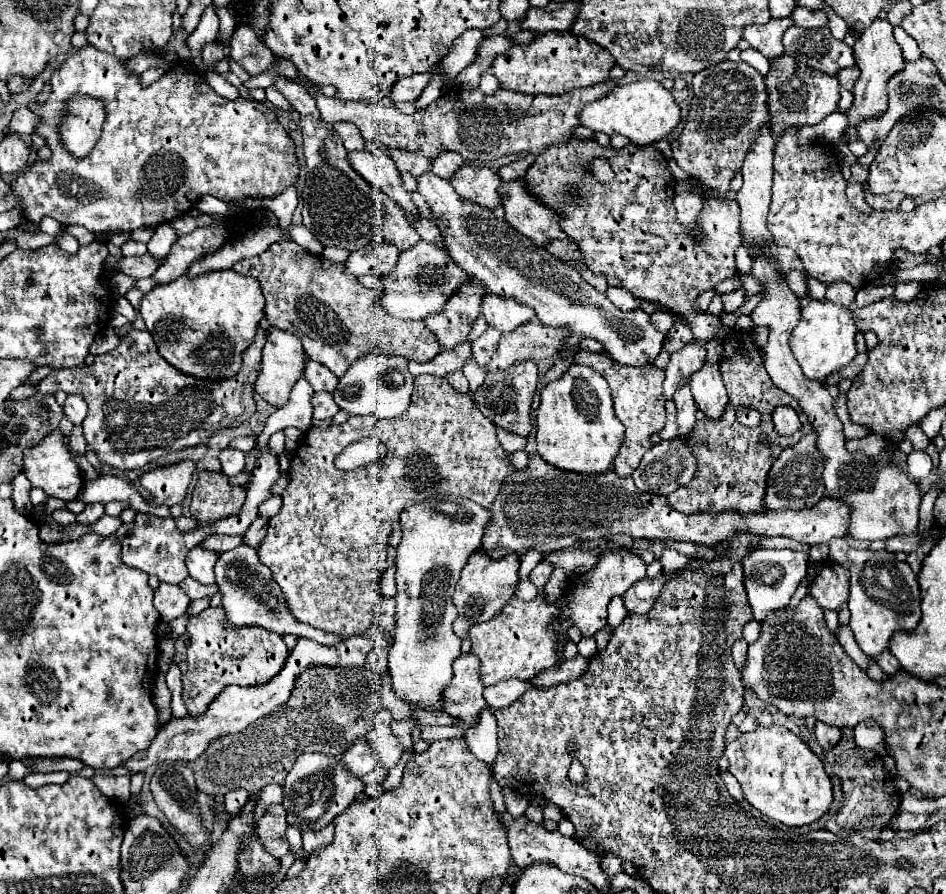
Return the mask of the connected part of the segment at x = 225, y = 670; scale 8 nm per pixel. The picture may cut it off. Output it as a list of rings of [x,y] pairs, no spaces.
[[[208,607],[196,617],[190,617],[186,633],[178,637],[174,647],[174,663],[182,671],[182,701],[188,713],[200,717],[210,701],[228,685],[264,685],[278,675],[288,655],[290,651],[282,635],[260,627],[230,627],[222,607]]]

